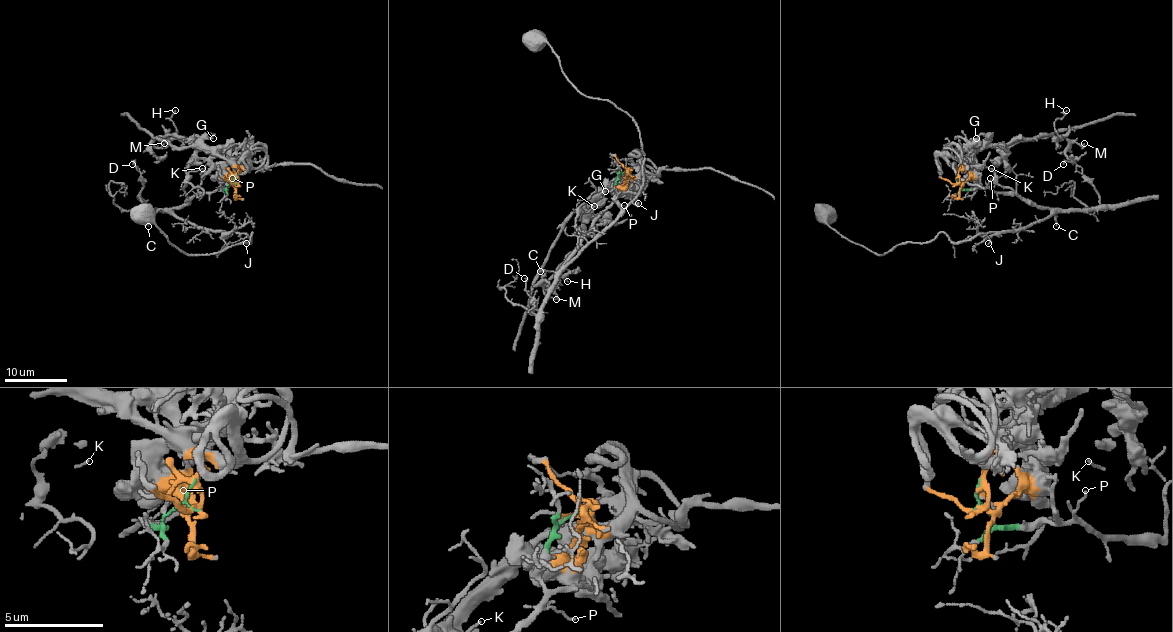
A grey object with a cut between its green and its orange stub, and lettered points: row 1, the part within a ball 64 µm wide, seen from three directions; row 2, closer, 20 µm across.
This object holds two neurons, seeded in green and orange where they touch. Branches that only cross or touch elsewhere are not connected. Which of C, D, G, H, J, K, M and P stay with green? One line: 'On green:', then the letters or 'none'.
On green: C, D, J, K, P

